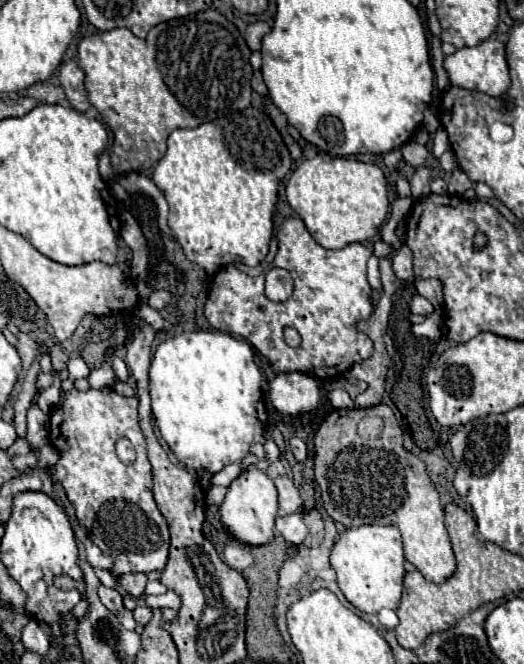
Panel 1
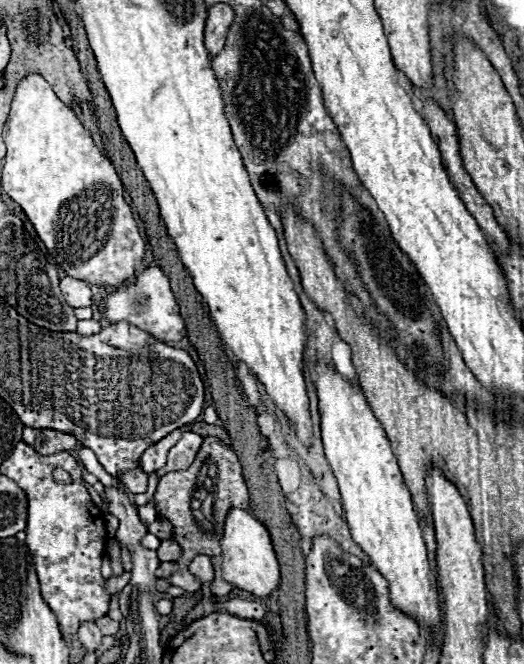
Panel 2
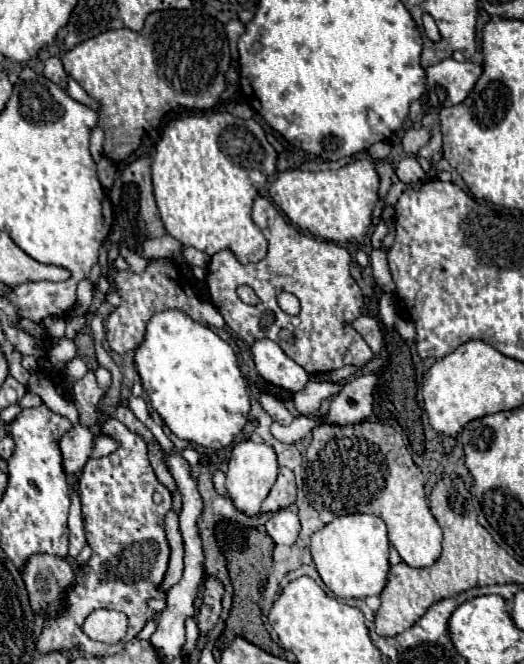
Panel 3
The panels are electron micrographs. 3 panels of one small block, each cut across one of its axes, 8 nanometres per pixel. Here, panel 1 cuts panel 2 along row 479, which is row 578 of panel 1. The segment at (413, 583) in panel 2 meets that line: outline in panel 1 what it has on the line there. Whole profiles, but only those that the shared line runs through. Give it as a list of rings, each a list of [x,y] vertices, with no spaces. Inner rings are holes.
[[[360,526],[344,530],[330,552],[330,566],[336,570],[336,582],[346,600],[358,608],[360,612],[380,612],[382,608],[396,610],[402,596],[402,578],[404,570],[404,554],[402,554],[402,538],[396,526]]]

